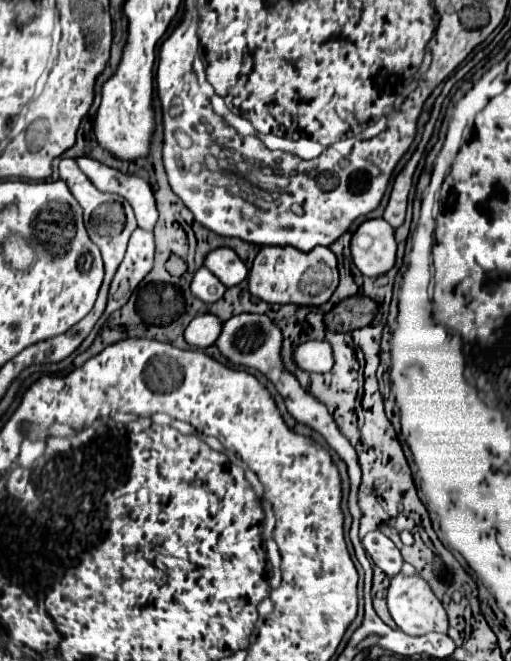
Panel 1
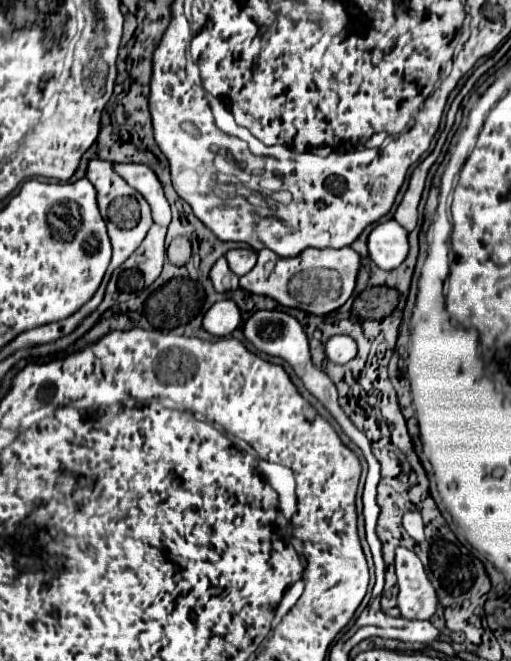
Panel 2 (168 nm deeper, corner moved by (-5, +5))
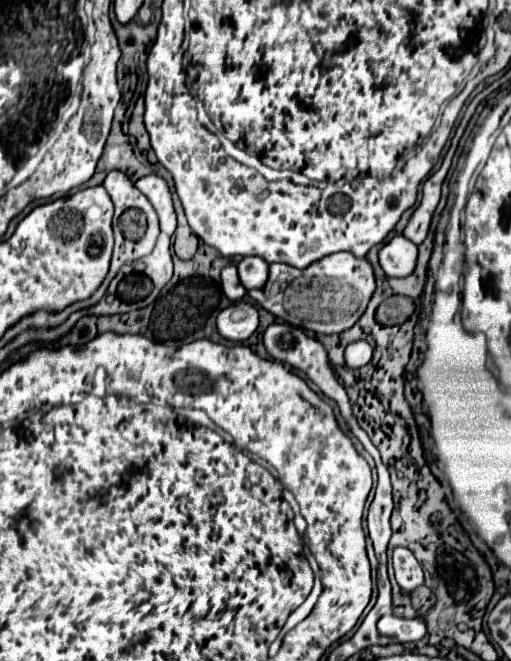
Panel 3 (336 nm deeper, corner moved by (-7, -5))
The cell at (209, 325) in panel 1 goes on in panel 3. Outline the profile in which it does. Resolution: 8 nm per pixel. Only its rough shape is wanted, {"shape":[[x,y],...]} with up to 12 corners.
{"shape":[[254,305],[220,311],[216,327],[228,341],[246,341],[258,327]]}

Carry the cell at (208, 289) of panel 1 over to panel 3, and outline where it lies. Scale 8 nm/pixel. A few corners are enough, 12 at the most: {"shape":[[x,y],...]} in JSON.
{"shape":[[236,265],[222,271],[222,291],[230,301],[246,293],[238,279]]}

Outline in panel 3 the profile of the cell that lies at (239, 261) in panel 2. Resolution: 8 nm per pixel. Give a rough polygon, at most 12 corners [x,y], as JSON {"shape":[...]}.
{"shape":[[244,257],[238,277],[246,289],[260,289],[268,279],[268,263]]}

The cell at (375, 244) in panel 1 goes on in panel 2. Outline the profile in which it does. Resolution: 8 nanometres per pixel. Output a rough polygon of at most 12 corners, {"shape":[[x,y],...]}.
{"shape":[[394,219],[368,237],[380,269],[396,269],[408,257],[408,231]]}

